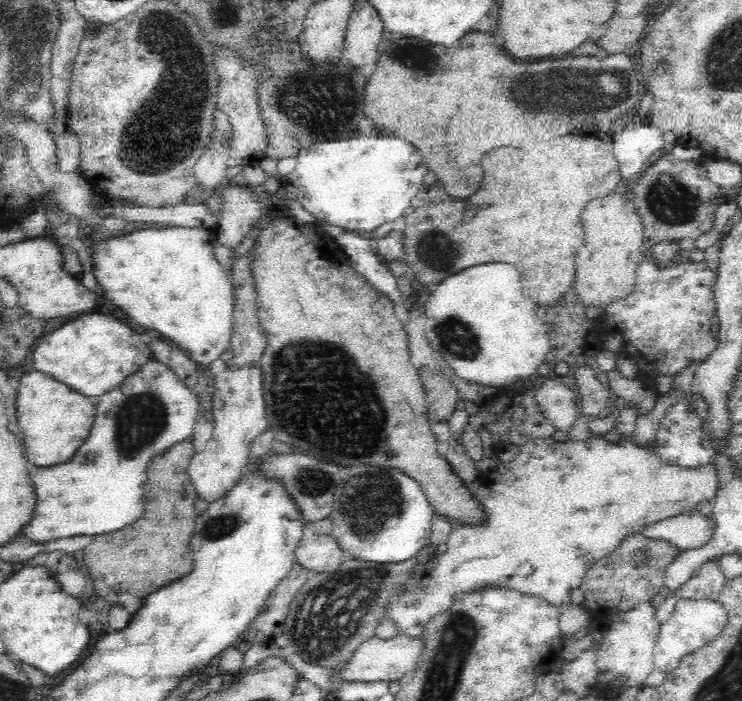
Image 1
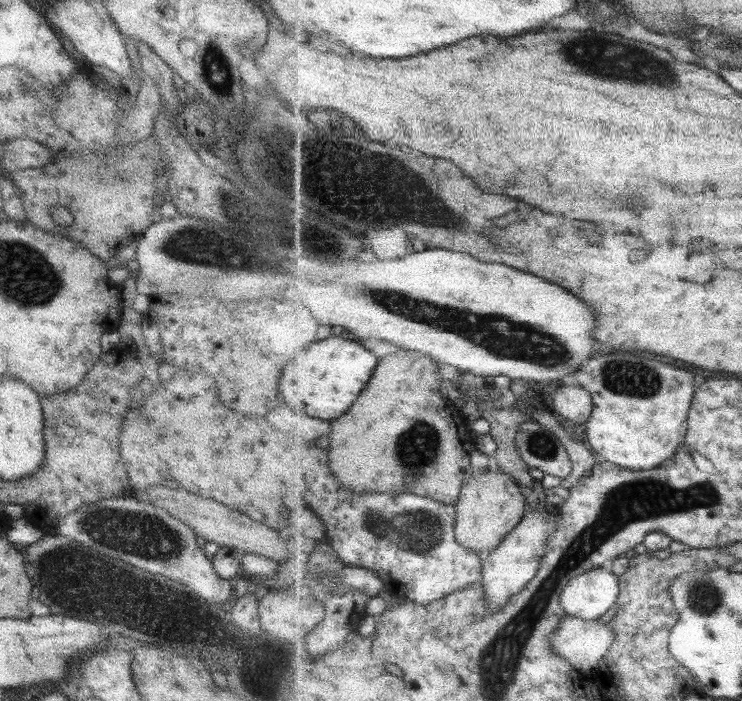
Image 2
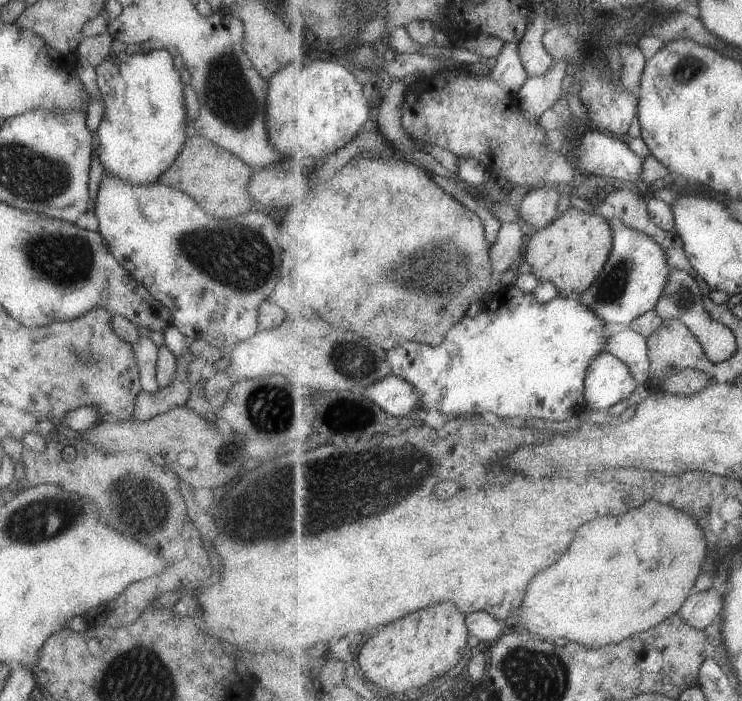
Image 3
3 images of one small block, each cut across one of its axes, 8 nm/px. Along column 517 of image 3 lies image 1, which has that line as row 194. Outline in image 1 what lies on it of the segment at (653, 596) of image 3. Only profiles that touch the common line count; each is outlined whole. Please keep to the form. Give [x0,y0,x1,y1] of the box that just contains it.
[576,192,644,308]

